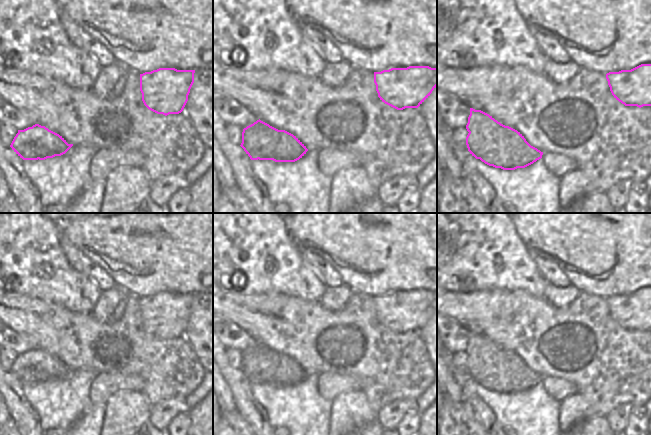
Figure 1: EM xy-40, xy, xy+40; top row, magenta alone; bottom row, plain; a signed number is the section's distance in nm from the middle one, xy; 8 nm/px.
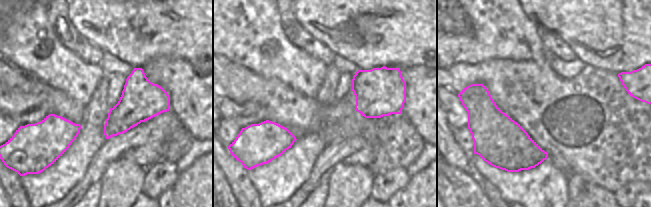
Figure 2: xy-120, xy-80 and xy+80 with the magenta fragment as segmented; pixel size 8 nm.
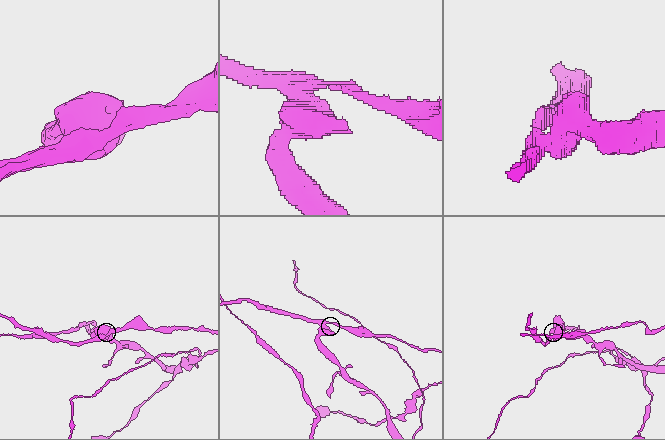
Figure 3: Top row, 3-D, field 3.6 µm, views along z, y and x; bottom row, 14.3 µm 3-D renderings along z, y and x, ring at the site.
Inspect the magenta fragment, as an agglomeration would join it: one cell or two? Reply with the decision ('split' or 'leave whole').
split

